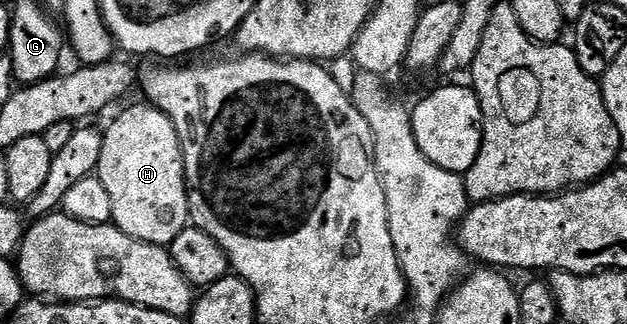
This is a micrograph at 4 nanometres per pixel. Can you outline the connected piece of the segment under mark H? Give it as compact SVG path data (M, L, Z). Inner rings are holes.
M129 107L109 128L103 131L103 153L99 153L99 165L95 178L103 181L103 189L111 197L113 223L123 233L139 241L171 245L179 233L190 226L189 190L185 187L185 166L175 125L158 107Z

